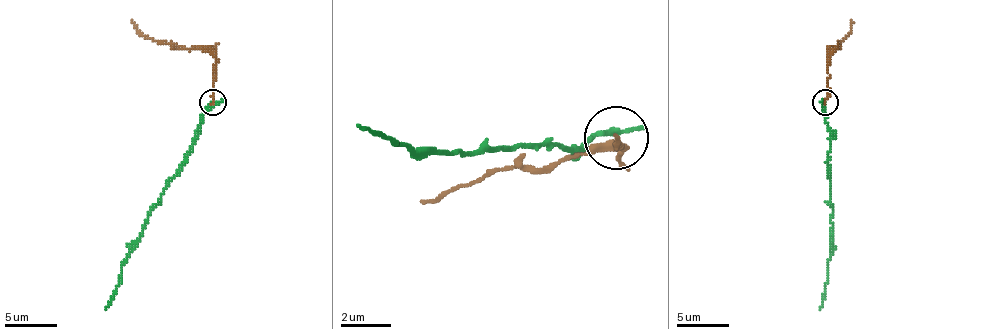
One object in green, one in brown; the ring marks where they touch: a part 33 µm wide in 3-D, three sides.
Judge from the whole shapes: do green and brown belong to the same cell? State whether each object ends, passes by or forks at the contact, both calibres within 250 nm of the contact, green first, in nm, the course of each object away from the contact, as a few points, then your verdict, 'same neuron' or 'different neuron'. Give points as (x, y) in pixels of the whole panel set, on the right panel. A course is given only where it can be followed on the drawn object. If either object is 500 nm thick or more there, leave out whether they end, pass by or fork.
green ends | brown ends | 320/150 nm | green via (825, 101), (830, 151), (833, 251), (819, 309) | brown via (825, 101), (830, 75), (827, 54), (851, 30), (851, 20) | different neuron

